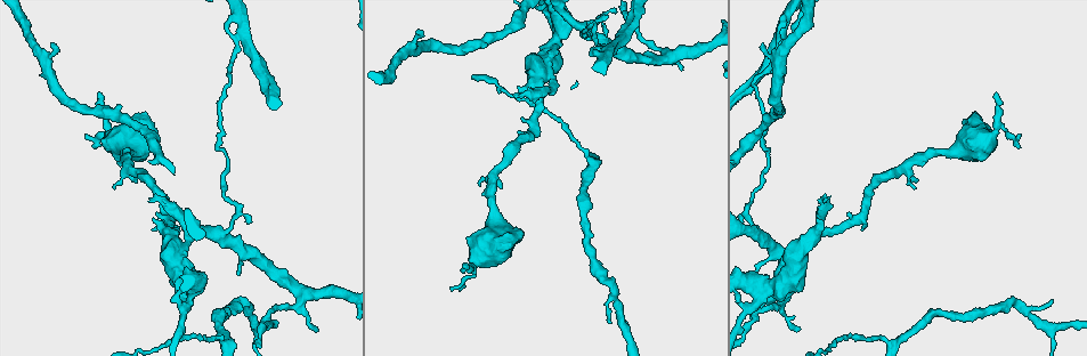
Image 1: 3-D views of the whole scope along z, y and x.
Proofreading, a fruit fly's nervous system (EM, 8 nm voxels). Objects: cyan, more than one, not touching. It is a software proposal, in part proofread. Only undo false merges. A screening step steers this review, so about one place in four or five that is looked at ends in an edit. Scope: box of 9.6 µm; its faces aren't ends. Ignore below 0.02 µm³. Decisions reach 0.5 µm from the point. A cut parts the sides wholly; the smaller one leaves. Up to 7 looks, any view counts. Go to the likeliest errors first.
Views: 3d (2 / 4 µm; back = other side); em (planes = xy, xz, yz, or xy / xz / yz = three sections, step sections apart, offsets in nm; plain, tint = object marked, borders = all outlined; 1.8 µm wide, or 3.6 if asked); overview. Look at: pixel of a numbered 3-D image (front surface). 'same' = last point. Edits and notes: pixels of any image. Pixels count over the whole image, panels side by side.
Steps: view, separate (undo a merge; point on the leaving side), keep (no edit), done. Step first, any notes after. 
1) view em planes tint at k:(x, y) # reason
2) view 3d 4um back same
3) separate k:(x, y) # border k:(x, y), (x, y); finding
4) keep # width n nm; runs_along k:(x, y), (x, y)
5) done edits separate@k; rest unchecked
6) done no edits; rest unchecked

view 3d 4um at 1:(244, 47) # calibre changes

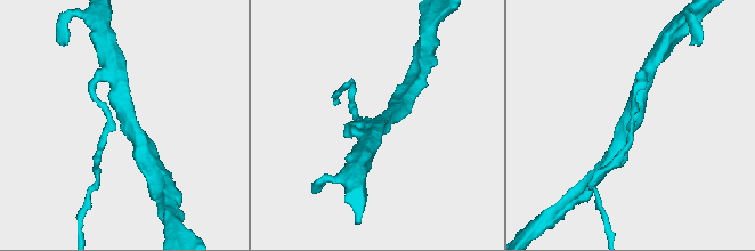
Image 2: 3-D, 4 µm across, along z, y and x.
view em planes tint at 2:(123, 124) # arms 3; need the tissue

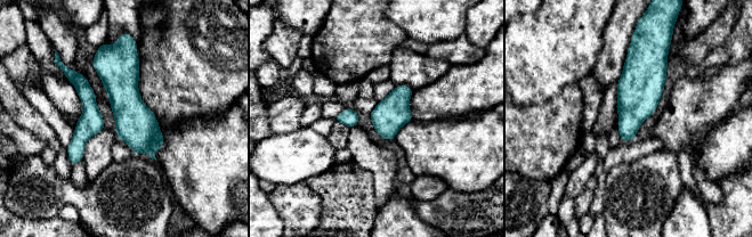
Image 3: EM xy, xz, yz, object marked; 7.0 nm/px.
keep # width 240 nm; all the same cell

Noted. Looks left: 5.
view 3d 4um at 1:(558, 38) # thick turns thin

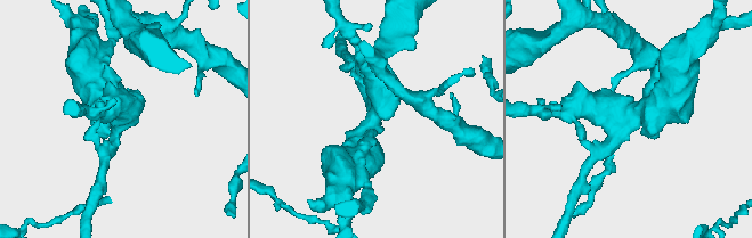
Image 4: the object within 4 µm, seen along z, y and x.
view em 3.6um planes borders at 4:(373, 122) # now the EM

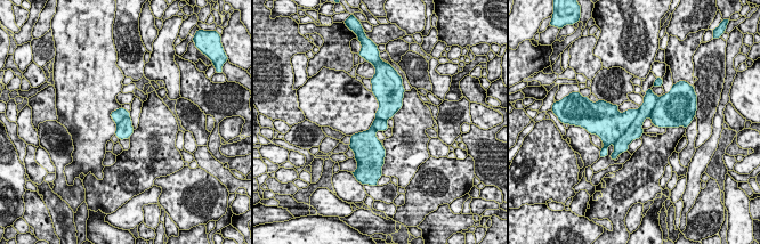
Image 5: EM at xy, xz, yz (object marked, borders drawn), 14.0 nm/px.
separate 5:(635, 131) # border 5:(639, 110), (632, 123), (613, 143); a second cell is stuck on

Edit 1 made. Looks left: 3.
view 3d 2um at 1:(895, 346)

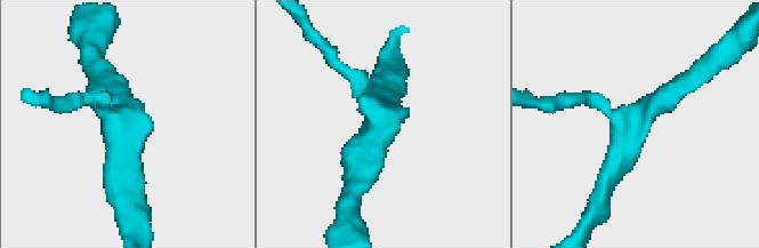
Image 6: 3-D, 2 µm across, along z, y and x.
view em xz step 8 tint at 6:(632, 122)

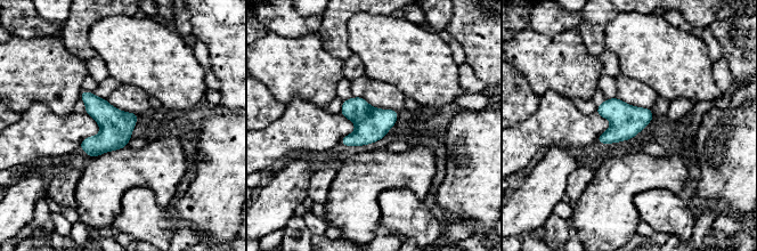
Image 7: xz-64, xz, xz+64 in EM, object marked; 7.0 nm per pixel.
keep # one cell here

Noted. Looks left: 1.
done edits separate@5; rest unchecked

